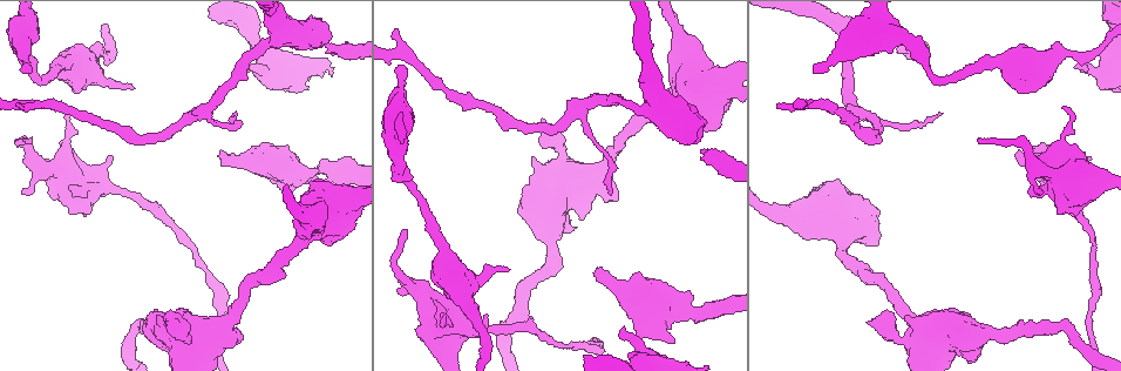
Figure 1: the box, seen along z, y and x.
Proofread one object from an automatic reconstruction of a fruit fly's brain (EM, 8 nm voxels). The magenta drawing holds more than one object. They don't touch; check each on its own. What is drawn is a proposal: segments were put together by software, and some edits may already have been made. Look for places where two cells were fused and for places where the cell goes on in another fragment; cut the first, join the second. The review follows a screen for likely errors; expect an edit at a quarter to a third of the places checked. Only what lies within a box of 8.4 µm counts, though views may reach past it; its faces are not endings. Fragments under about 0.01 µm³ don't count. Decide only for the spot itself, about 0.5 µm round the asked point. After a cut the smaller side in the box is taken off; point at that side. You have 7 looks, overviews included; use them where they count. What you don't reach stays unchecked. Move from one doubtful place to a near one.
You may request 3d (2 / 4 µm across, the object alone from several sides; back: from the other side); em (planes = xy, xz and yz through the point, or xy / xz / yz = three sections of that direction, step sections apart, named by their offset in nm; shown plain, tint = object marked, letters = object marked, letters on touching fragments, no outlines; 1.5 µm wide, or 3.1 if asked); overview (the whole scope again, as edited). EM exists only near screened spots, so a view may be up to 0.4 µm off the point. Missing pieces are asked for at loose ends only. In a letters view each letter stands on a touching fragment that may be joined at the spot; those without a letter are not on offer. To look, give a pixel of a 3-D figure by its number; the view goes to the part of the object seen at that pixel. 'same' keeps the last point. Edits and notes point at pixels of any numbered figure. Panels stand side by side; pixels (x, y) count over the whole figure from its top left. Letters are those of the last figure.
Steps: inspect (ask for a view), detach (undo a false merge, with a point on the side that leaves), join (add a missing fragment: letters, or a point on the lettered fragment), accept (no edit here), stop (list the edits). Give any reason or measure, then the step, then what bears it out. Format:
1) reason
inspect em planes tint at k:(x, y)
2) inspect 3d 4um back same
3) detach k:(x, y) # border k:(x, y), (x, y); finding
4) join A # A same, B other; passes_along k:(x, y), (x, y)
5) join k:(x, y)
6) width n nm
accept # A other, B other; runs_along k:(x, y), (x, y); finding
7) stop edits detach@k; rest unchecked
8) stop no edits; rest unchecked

free end
inspect em yz step 4 letters at 1:(134, 87)

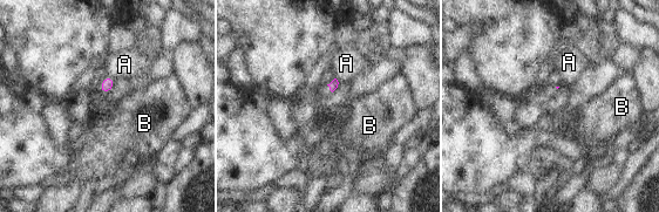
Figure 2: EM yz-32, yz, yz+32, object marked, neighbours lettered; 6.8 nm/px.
longest_contact A 70 nm
accept # A other, B other; border 2:(108, 74), (115, 80); no lettered fragment goes on from it

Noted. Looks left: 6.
stops while still wide
inspect 3d 4um at 1:(1021, 151)

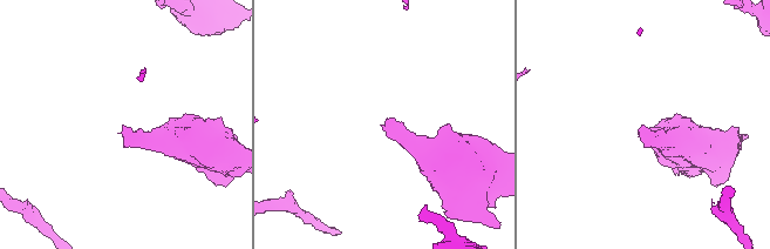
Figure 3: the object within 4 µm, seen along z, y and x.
shape alone is not enough
inspect em xy step 8 tint at 3:(643, 128)

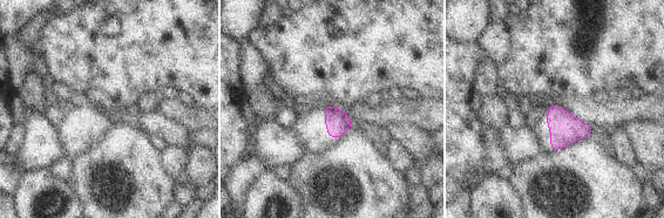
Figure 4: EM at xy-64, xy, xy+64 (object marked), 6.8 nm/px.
cut it another way
inspect em planes letters same

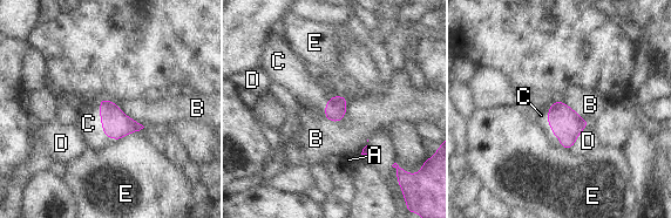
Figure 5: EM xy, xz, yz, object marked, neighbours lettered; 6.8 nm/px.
join C # A other, B other, C same, D other, E other; passes_along 5:(116, 124), (101, 122), (88, 123); the cell continues

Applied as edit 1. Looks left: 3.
thin neck
inspect 3d 4um at 1:(321, 170)

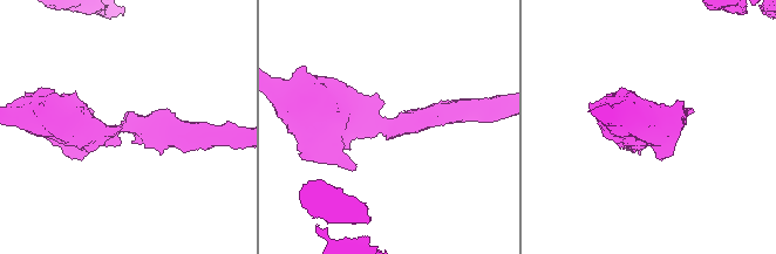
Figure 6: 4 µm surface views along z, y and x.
arm_widths 360, 600 nm
inspect em xz step 8 tint at 6:(387, 124)

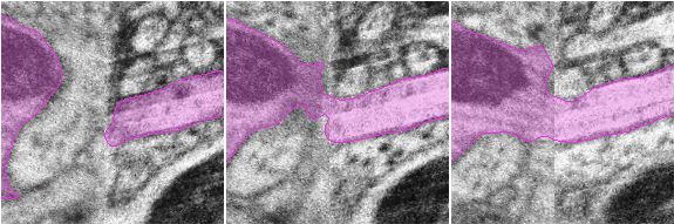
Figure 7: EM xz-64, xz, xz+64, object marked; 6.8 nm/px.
inspect em planes letters same

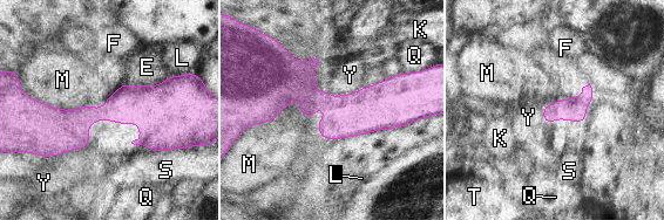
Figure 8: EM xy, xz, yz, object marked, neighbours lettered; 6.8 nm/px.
longest_contact M 550 nm
accept # E other, F other, K other, L other, M other, Q other, S other, T other, Y other; runs_along 8:(177, 103), (83, 117), (36, 115); one cell here

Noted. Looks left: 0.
stop edits join@5; rest unchecked

